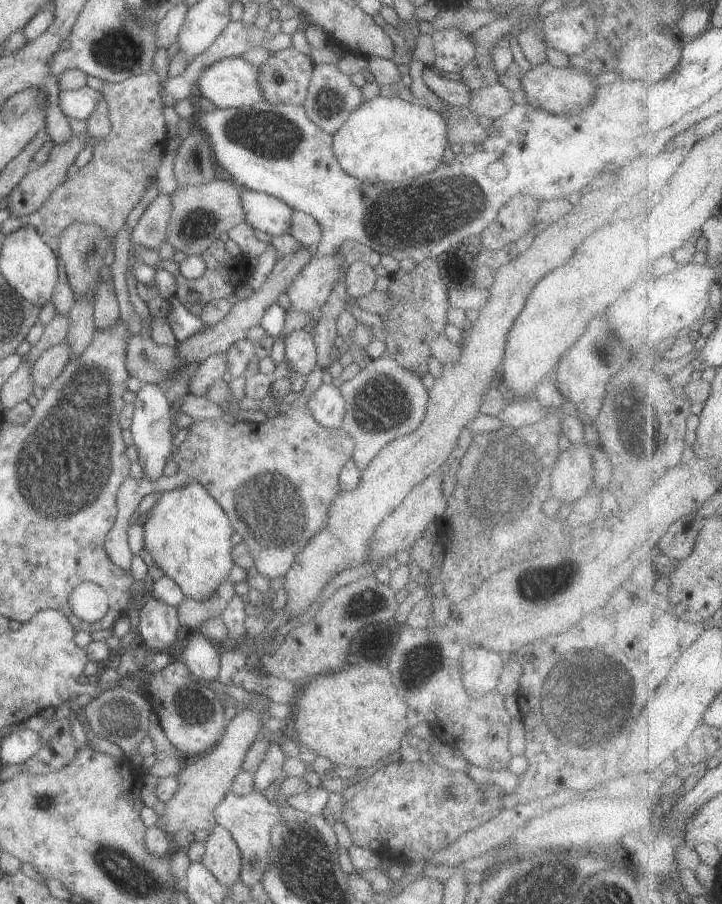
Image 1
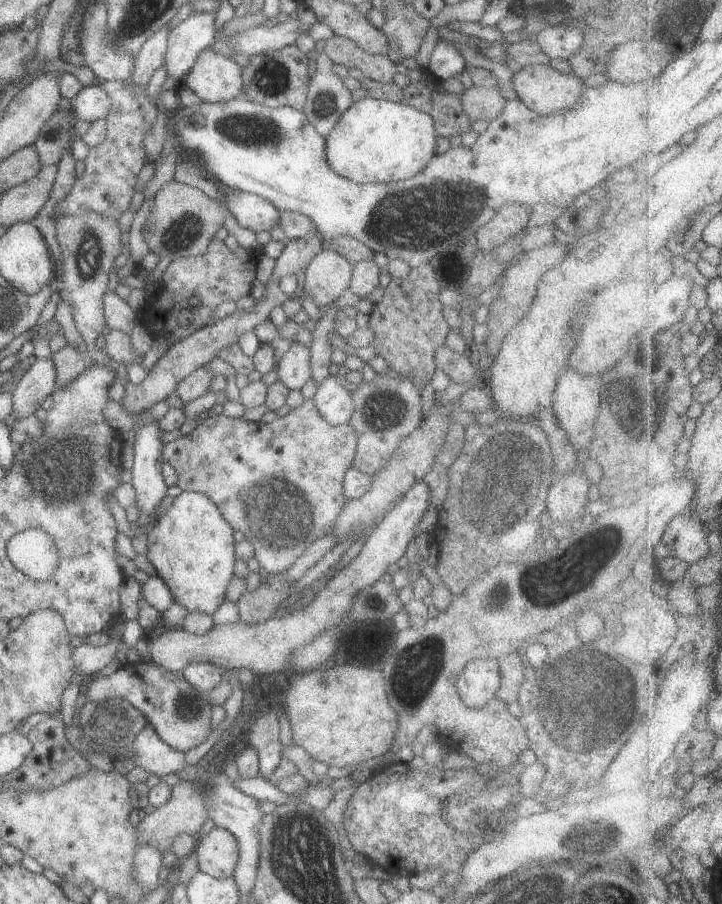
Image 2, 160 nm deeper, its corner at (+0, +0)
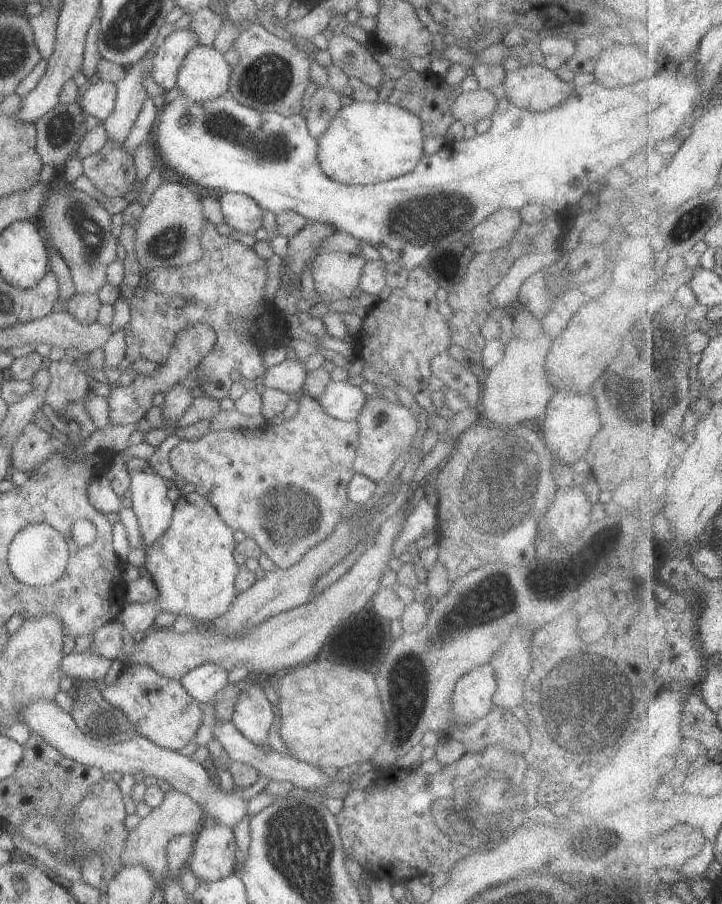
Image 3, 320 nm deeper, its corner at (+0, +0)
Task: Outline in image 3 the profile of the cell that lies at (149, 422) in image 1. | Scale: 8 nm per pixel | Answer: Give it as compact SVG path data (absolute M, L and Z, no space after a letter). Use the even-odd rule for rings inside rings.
M151 468L141 472L129 471L131 484L127 490L126 496L131 501L131 510L135 513L139 534L141 535L141 548L144 550L147 546L161 537L161 534L169 527L174 503L167 499L167 488L164 479L154 474Z

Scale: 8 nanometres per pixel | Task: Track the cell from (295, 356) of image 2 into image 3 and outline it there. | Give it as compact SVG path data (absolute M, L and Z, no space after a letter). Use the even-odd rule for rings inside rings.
M285 358L282 362L267 369L262 378L265 389L281 390L292 396L303 385L306 370L303 362L295 358Z

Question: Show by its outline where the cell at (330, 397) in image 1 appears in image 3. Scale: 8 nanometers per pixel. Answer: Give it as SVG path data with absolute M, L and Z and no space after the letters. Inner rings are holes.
M330 381L315 402L327 416L341 421L356 421L357 414L364 408L365 394L349 382Z

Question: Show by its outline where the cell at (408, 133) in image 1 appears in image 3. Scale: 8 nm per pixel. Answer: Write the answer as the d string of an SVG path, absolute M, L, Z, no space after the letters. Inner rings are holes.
M354 101L337 110L317 140L317 163L330 180L347 185L375 184L413 171L423 153L421 120L413 112L385 102Z

